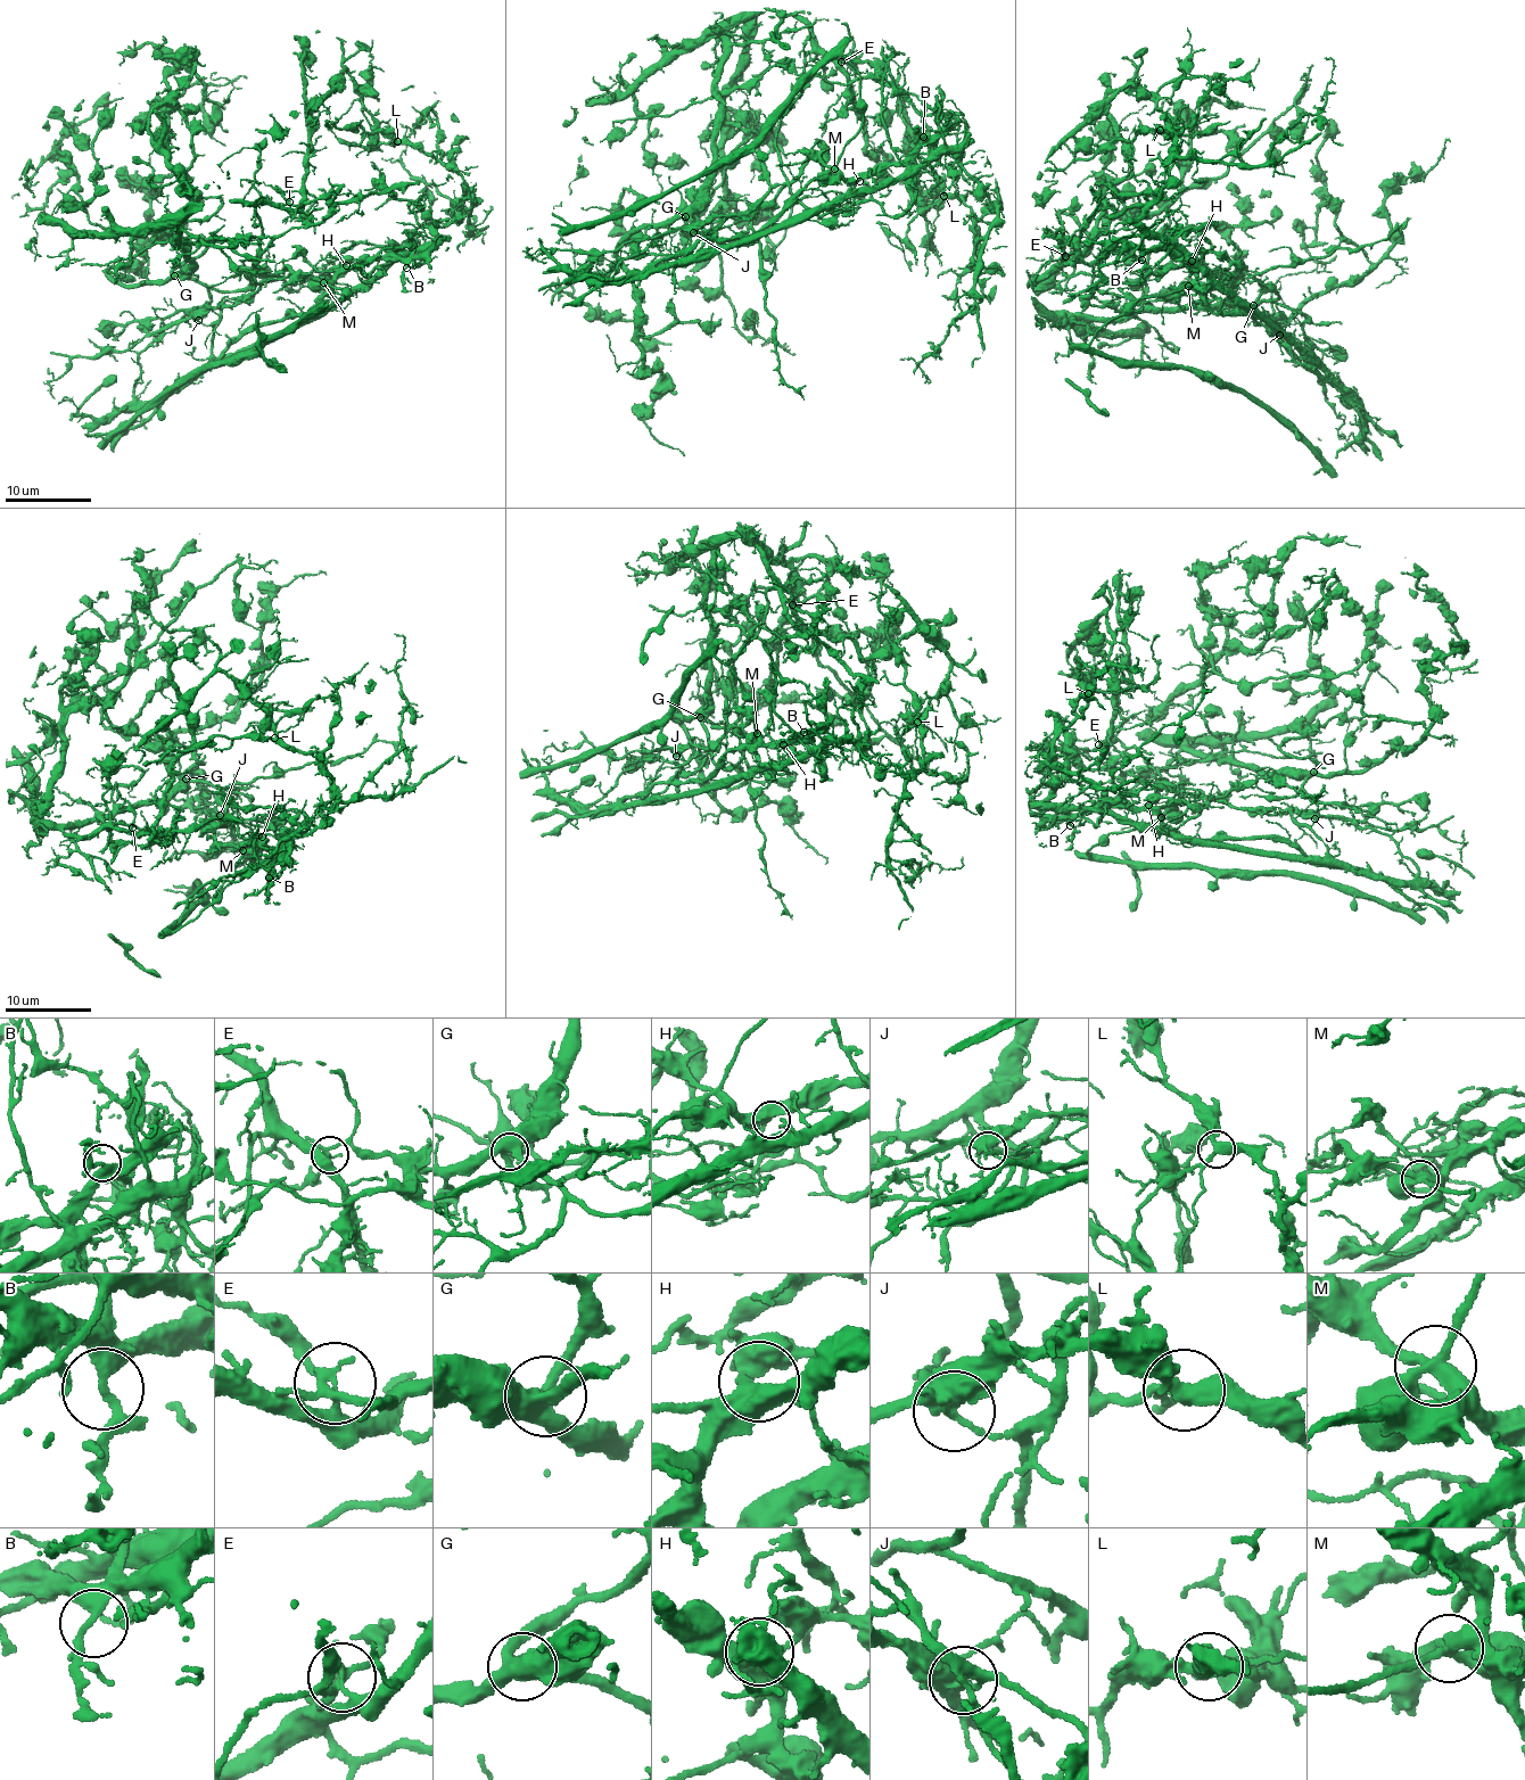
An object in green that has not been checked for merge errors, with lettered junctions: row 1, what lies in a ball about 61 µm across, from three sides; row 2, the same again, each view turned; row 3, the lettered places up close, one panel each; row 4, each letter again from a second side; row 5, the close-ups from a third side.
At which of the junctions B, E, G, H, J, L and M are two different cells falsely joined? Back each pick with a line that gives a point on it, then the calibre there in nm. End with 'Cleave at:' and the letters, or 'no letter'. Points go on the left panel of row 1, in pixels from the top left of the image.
E: at (289, 202); 220 nm thick
J: at (198, 320); 320 nm thick
M: at (323, 282); 360 nm thick
Cleave at: E, J, M

